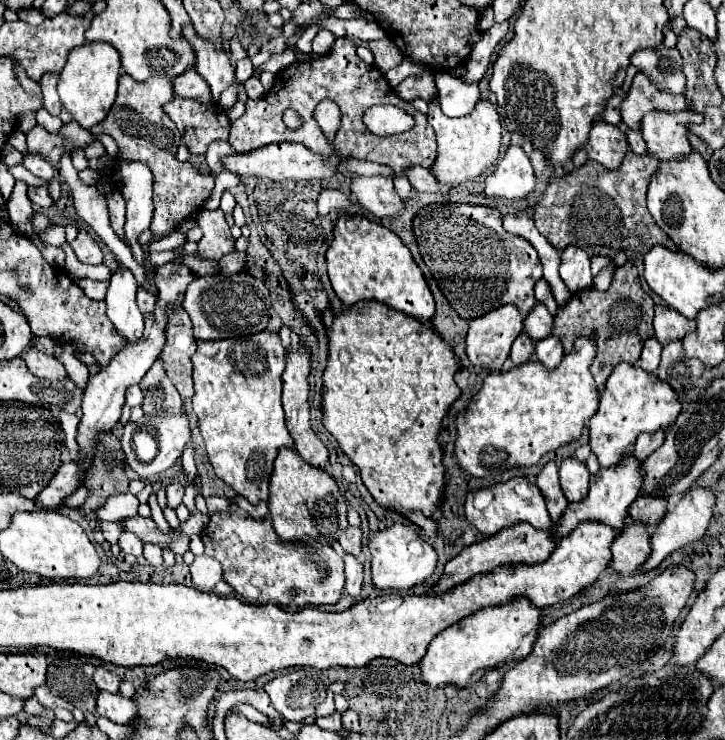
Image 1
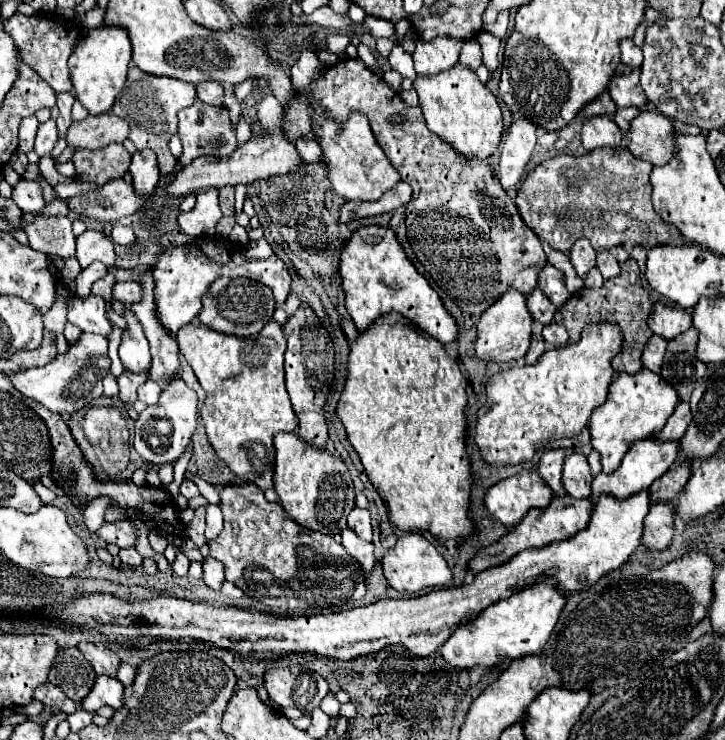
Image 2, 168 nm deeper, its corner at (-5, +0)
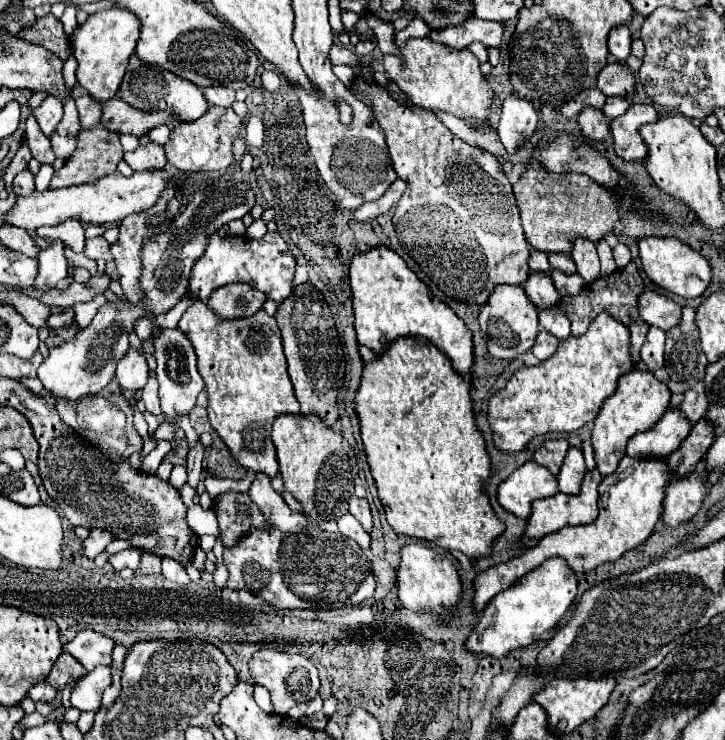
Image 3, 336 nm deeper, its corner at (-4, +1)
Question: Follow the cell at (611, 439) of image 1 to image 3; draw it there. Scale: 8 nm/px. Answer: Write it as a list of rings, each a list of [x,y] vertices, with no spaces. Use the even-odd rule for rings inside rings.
[[[630,370],[618,378],[618,388],[612,396],[608,396],[594,420],[592,428],[592,446],[596,468],[602,476],[608,476],[616,470],[618,462],[626,454],[626,442],[642,430],[652,428],[670,406],[670,390],[664,382],[656,380],[648,370]]]

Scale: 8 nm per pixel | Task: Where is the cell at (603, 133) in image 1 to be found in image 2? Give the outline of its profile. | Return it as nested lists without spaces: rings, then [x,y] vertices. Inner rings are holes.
[[[605,115],[589,117],[581,127],[581,143],[585,151],[593,151],[597,147],[617,147],[621,145],[621,139],[621,129]]]

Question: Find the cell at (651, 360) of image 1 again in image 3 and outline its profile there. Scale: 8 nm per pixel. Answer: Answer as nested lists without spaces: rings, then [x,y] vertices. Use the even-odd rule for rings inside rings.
[[[652,326],[648,330],[646,342],[640,350],[640,358],[648,366],[650,372],[662,368],[662,364],[664,364],[664,332],[660,328]]]

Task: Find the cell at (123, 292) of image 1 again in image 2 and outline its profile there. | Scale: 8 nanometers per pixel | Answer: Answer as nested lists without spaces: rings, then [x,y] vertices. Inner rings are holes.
[[[127,305],[127,311],[125,311],[125,319],[127,319],[129,327],[123,333],[121,347],[119,347],[121,363],[131,373],[149,373],[149,367],[151,367],[149,343],[143,335],[139,321],[133,317],[133,311],[129,309],[129,305]]]

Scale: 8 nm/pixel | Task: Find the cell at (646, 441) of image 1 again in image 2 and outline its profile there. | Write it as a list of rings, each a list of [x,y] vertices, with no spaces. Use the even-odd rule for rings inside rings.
[[[679,403],[673,411],[673,415],[667,419],[665,427],[661,433],[657,433],[655,437],[661,441],[669,441],[669,439],[681,439],[687,431],[691,423],[691,407],[689,403]]]

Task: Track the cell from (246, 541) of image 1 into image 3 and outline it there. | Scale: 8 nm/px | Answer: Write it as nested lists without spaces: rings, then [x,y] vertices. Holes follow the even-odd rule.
[[[256,474],[250,484],[248,496],[254,504],[262,508],[266,518],[266,528],[250,528],[232,548],[224,548],[224,562],[228,566],[228,588],[232,590],[248,590],[254,596],[260,596],[268,604],[276,608],[318,608],[322,616],[330,618],[338,608],[360,604],[362,600],[374,594],[374,578],[370,570],[370,562],[366,560],[364,550],[346,536],[324,532],[314,520],[304,514],[292,512],[280,494],[276,494],[270,486],[270,478],[266,474]]]

